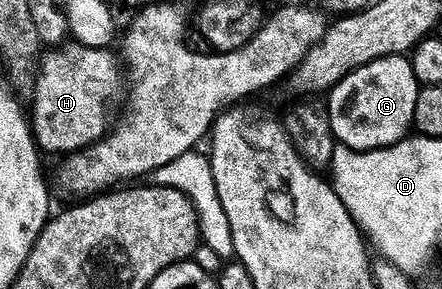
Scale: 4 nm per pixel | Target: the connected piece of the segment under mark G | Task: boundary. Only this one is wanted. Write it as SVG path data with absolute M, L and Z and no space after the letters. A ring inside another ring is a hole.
M404 55L388 56L350 72L328 94L335 140L343 148L356 150L357 153L398 145L413 128L420 89L410 60Z

